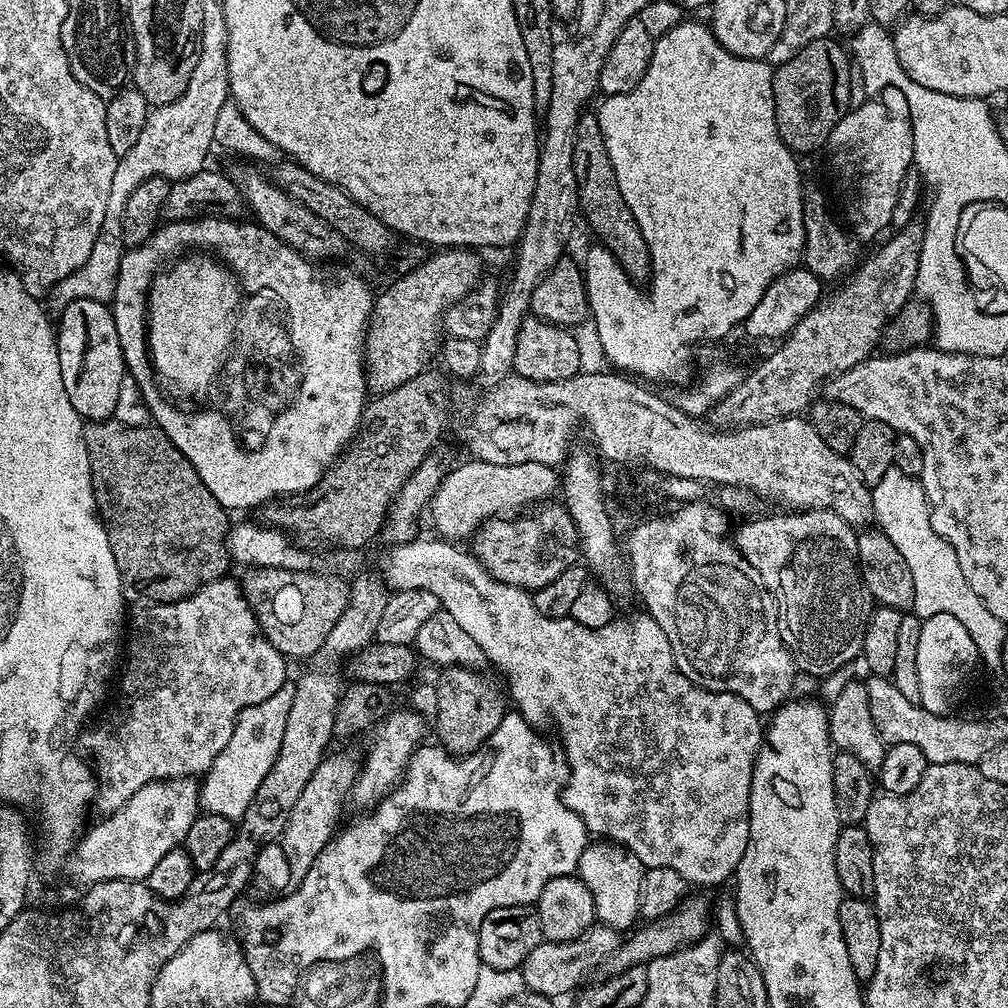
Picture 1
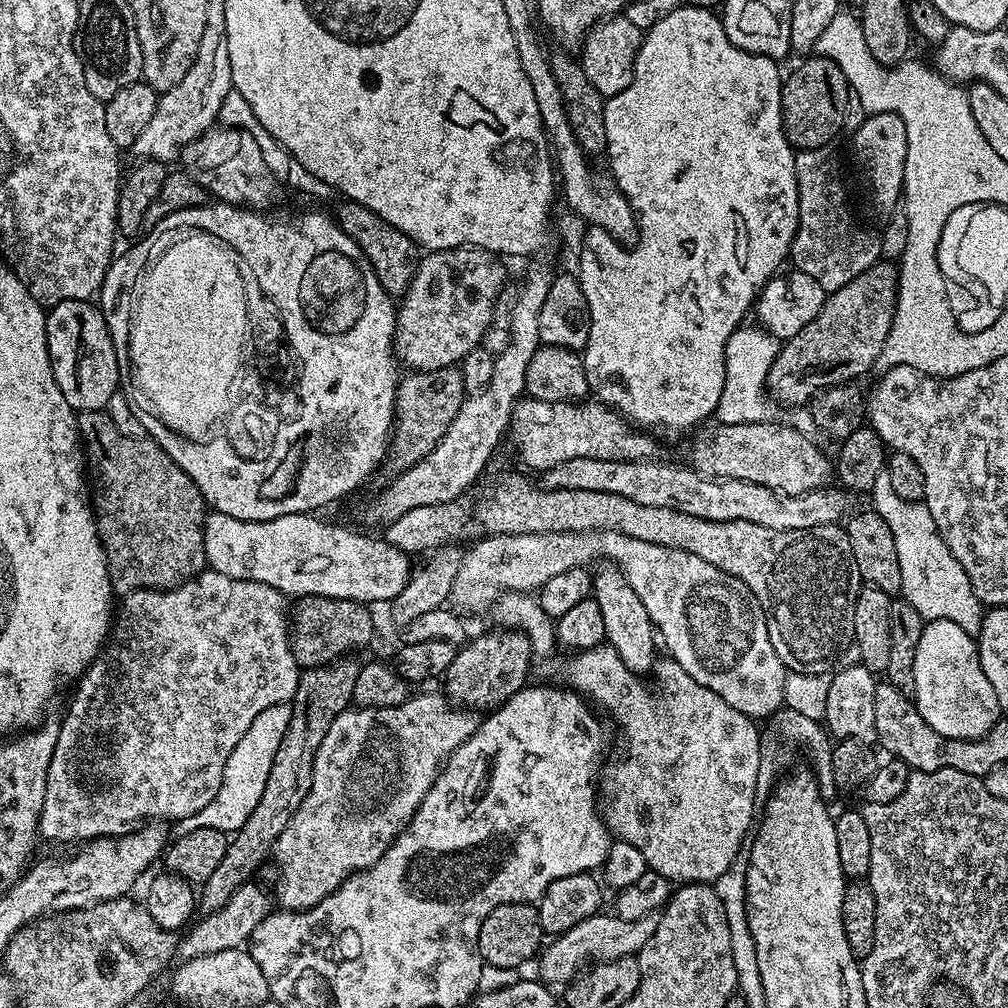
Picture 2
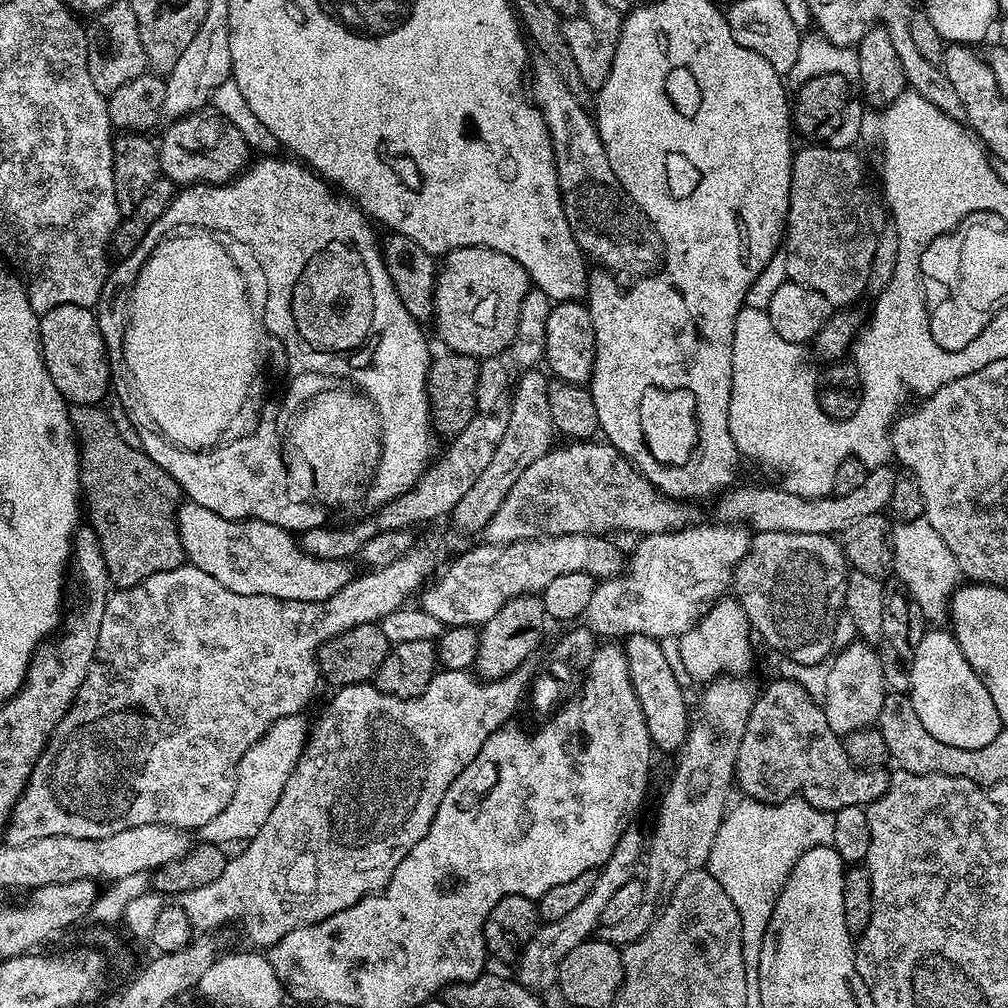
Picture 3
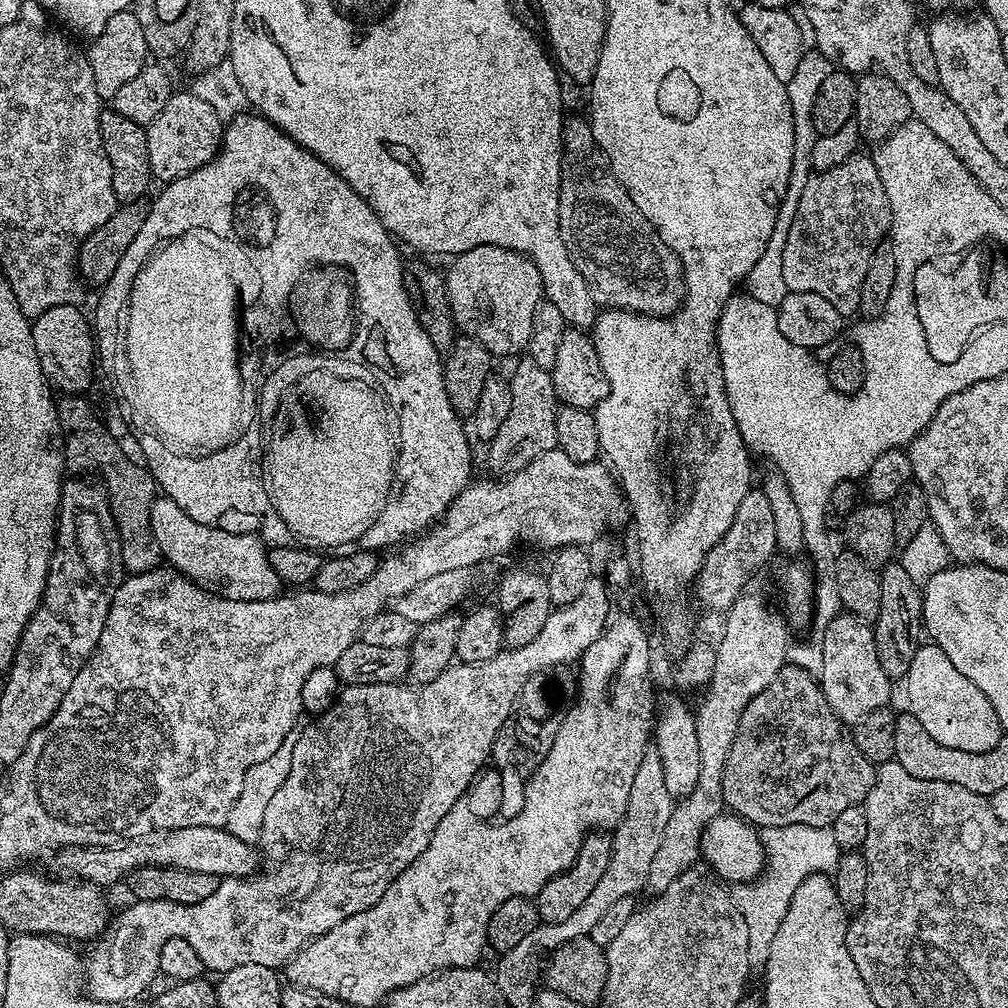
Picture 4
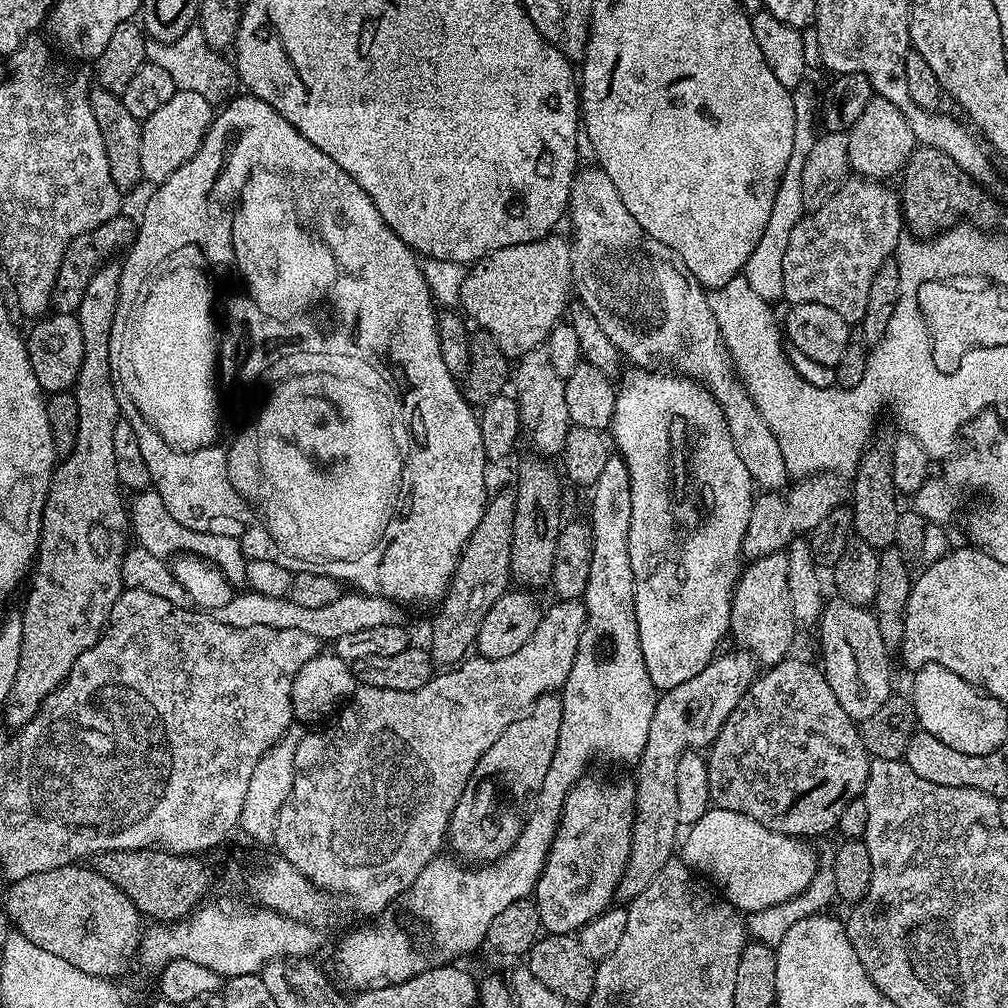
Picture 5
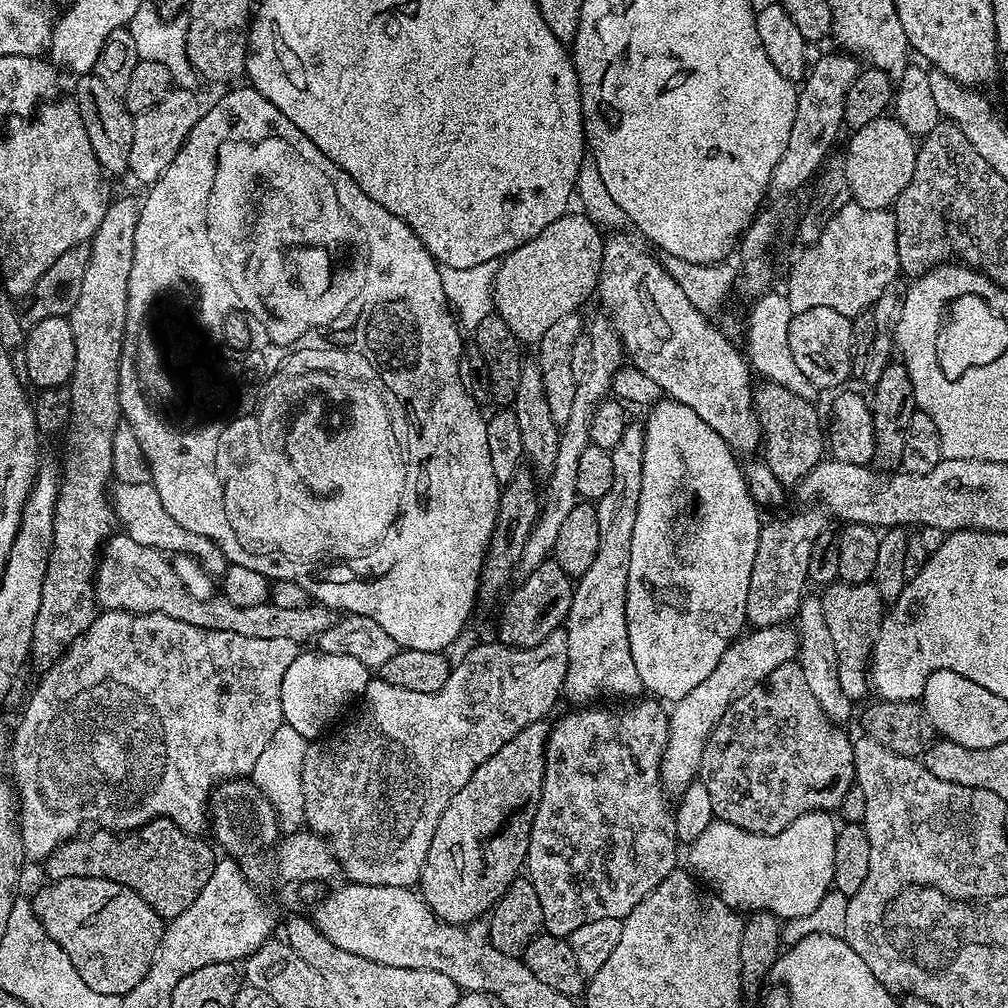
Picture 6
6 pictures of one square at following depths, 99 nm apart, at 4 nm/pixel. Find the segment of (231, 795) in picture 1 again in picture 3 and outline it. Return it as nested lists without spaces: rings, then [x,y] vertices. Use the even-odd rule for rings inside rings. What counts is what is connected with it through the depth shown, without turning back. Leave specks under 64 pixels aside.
[[[303,715],[278,718],[268,727],[266,734],[262,734],[262,738],[258,738],[258,742],[254,742],[254,746],[250,746],[246,754],[242,754],[242,762],[238,762],[234,798],[230,798],[226,810],[222,810],[218,818],[206,822],[206,826],[198,829],[199,839],[203,843],[239,845],[252,840],[254,834],[262,830],[266,818],[270,818],[270,810],[278,806],[278,798],[282,798],[282,790],[290,774],[296,769],[298,758],[304,753],[305,744],[308,743],[310,724],[304,719]]]

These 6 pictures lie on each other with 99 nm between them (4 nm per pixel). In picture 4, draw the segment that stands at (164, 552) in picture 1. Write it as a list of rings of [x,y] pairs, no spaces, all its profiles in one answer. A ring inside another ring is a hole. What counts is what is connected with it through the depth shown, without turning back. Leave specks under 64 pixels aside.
[[[64,394],[56,400],[58,426],[64,439],[65,469],[72,474],[95,474],[103,484],[118,526],[125,569],[132,574],[159,569],[162,564],[160,547],[150,530],[150,510],[158,495],[156,480],[143,463],[127,455],[109,434],[107,423],[92,413],[88,398],[84,394]]]

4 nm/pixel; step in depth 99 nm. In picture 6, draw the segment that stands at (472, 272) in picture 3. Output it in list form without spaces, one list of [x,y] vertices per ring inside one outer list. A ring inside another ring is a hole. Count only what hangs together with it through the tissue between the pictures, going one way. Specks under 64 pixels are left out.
[[[572,215],[550,222],[542,234],[503,257],[496,269],[492,290],[495,315],[503,318],[525,345],[535,345],[558,318],[573,315],[587,302],[588,295],[597,291],[605,237],[600,236],[601,229],[591,217]]]

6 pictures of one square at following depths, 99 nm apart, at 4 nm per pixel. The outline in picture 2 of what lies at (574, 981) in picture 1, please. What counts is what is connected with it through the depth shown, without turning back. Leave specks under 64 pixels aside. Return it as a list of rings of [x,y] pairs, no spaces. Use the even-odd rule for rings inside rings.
[[[597,914],[578,922],[570,930],[566,930],[561,936],[555,937],[539,953],[540,960],[539,979],[549,986],[567,985],[577,974],[589,967],[593,962],[613,960],[623,956],[636,956],[646,942],[650,942],[654,930],[658,930],[659,915],[643,916],[642,918],[618,918],[615,914]]]

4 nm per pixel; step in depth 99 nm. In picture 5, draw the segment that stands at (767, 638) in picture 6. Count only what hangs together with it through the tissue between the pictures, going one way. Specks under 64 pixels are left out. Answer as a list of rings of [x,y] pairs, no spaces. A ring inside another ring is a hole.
[[[733,651],[725,656],[717,655],[699,674],[694,674],[694,678],[682,682],[682,686],[659,693],[654,718],[650,718],[646,750],[642,750],[634,768],[636,817],[632,827],[630,858],[616,888],[616,896],[624,899],[621,901],[630,902],[642,894],[658,870],[662,870],[662,866],[666,866],[677,851],[678,837],[682,832],[678,822],[678,762],[686,750],[704,750],[715,742],[729,714],[757,679],[757,661],[747,651]]]

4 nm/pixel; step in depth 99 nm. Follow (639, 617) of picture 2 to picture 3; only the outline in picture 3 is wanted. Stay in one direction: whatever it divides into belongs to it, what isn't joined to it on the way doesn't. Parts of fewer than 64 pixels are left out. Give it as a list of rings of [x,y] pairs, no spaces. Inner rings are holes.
[[[629,635],[622,647],[630,670],[630,682],[634,686],[634,694],[638,694],[638,702],[642,706],[653,745],[659,751],[661,748],[664,752],[675,753],[687,739],[690,729],[688,700],[684,697],[684,688],[680,685],[679,678],[676,677],[677,669],[674,664],[672,669],[667,654],[660,649],[663,648],[661,641],[652,636]]]

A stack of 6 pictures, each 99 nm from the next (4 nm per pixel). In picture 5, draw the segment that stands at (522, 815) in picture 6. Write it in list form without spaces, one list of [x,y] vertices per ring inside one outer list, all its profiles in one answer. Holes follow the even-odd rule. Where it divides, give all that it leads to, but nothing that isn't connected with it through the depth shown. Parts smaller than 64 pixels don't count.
[[[559,695],[540,696],[531,708],[510,722],[510,726],[498,734],[494,746],[478,758],[478,766],[474,766],[448,823],[447,847],[452,847],[461,861],[483,866],[499,860],[514,847],[520,837],[522,816],[516,813],[508,796],[516,800],[531,797],[542,786],[556,753],[563,717],[564,702]]]

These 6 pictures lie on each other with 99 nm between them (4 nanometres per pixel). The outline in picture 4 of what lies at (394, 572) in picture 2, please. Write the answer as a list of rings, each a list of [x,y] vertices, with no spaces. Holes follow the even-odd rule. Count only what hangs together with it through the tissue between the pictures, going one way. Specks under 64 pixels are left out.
[[[160,494],[152,504],[150,510],[150,530],[160,547],[160,555],[168,560],[173,569],[189,580],[199,582],[204,586],[220,584],[219,591],[229,600],[271,600],[273,596],[281,595],[282,581],[280,576],[271,568],[268,561],[268,551],[265,541],[259,535],[252,536],[251,531],[244,533],[227,533],[226,530],[216,529],[214,526],[203,525],[202,522],[192,521],[190,514],[178,506],[170,497]]]

